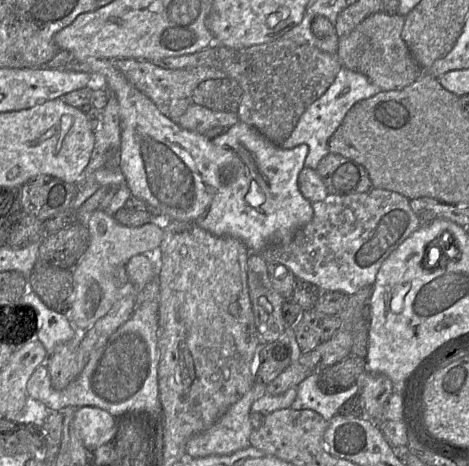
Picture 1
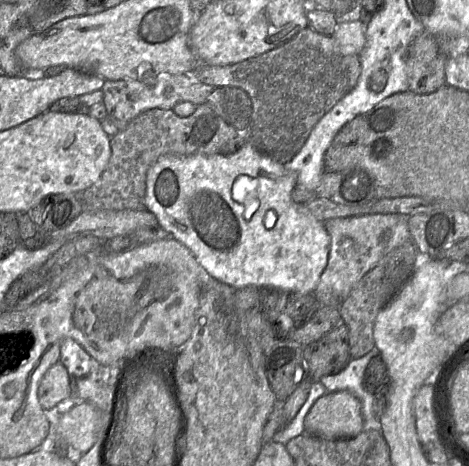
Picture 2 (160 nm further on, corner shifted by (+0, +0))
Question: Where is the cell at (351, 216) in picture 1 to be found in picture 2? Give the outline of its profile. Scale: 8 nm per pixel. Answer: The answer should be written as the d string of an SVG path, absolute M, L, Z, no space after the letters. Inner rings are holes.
M396 213L338 217L324 223L330 235L330 248L327 266L313 292L316 298L330 293L342 302L354 285L388 253L412 240L408 217Z

